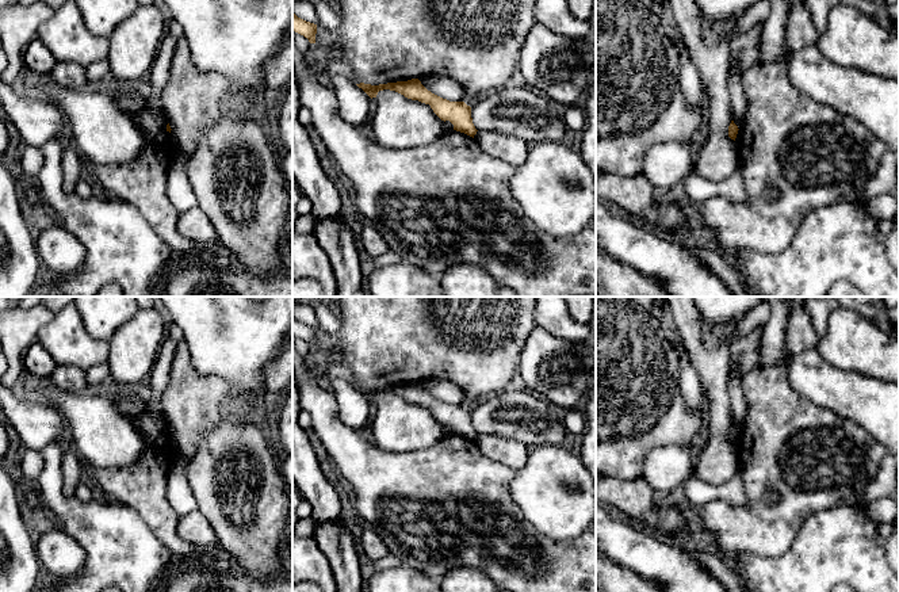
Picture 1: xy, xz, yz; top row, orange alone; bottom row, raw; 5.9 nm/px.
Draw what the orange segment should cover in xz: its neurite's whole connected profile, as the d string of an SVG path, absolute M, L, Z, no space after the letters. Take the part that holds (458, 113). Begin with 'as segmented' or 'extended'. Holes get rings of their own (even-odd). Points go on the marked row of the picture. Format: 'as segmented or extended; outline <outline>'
as segmented; outline M418 79L379 85L371 85L364 83L356 85L361 88L371 99L376 98L379 91L395 91L408 99L429 104L433 112L441 121L450 121L454 125L454 130L456 131L464 133L473 138L478 131L473 123L470 106L467 106L464 102L450 102L432 93L421 84Z

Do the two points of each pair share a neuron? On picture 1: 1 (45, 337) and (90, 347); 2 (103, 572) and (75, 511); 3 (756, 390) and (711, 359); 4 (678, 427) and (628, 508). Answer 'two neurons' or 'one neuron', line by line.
1: one neuron
2: one neuron
3: two neurons
4: two neurons

